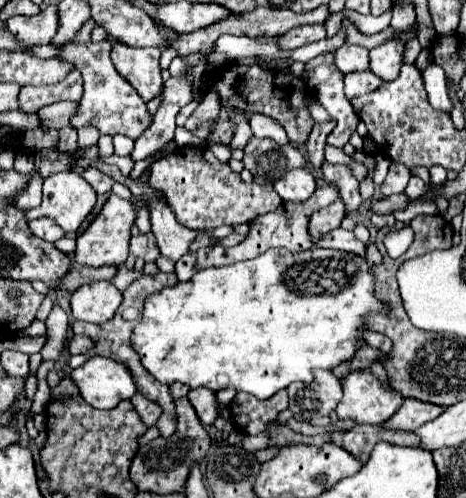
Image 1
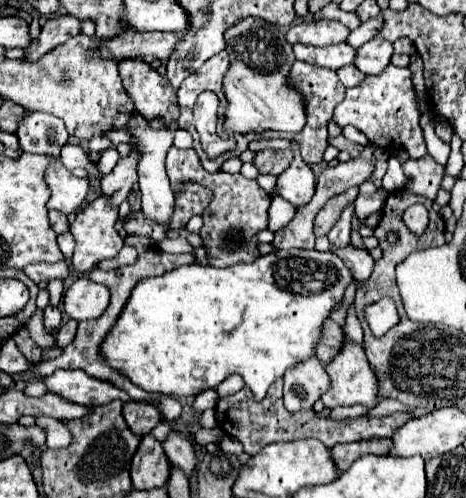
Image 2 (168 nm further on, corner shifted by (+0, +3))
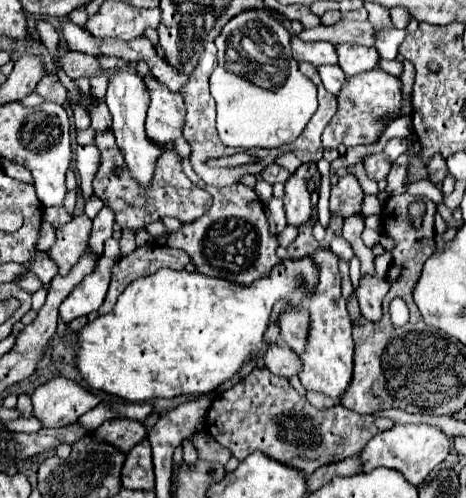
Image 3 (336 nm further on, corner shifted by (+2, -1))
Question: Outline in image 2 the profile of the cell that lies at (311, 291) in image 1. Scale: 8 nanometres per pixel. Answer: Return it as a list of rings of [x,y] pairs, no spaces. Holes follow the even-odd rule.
[[[278,250],[276,254],[268,254],[268,256],[260,256],[256,262],[252,264],[238,264],[232,268],[214,268],[214,266],[198,266],[198,264],[190,264],[190,266],[180,266],[168,274],[162,276],[154,276],[154,278],[144,278],[140,280],[132,292],[130,298],[126,302],[126,308],[120,312],[116,324],[110,328],[108,336],[102,340],[100,350],[102,356],[106,360],[106,364],[110,368],[114,368],[116,372],[120,372],[122,376],[128,376],[132,384],[136,384],[138,388],[146,390],[146,392],[158,392],[158,394],[168,394],[168,396],[196,396],[200,390],[208,390],[208,388],[216,388],[226,376],[230,374],[240,374],[246,382],[246,386],[252,390],[256,400],[262,400],[266,396],[268,386],[278,380],[284,370],[292,368],[298,362],[304,362],[306,358],[314,356],[314,348],[320,340],[320,328],[322,322],[328,318],[330,310],[342,300],[346,286],[352,282],[352,274],[350,270],[344,266],[344,262],[332,254],[332,252],[316,252],[316,250]]]

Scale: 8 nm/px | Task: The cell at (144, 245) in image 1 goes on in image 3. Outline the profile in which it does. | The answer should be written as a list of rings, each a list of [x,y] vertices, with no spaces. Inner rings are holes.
[[[98,132],[94,144],[100,148],[100,168],[96,172],[96,178],[92,182],[96,196],[100,196],[106,204],[110,204],[110,208],[114,208],[116,214],[116,224],[122,230],[132,230],[138,232],[142,228],[146,228],[152,222],[162,220],[164,216],[176,216],[182,224],[194,222],[200,216],[204,216],[210,206],[212,206],[212,196],[204,190],[200,190],[198,186],[194,186],[186,174],[182,174],[178,168],[178,154],[174,150],[164,152],[158,158],[156,164],[156,172],[154,172],[154,188],[142,188],[138,186],[138,182],[126,172],[126,164],[122,160],[122,152],[116,146],[114,134],[112,132]],[[114,168],[122,168],[122,174],[114,174]]]

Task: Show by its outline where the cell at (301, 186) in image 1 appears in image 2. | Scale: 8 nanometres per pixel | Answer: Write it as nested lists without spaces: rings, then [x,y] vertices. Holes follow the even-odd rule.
[[[300,156],[294,158],[288,170],[278,176],[278,186],[274,192],[296,208],[308,204],[308,200],[314,196],[314,174],[310,166],[304,164]]]

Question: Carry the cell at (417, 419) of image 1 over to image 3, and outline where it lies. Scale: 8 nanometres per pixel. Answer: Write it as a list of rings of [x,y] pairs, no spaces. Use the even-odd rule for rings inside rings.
[[[256,366],[234,388],[218,394],[210,406],[210,414],[206,414],[206,432],[228,448],[234,458],[244,460],[248,454],[260,450],[274,460],[302,468],[306,474],[312,474],[322,464],[360,454],[370,438],[392,426],[394,422],[388,418],[362,416],[342,404],[318,410],[300,398],[286,378],[274,376],[266,366]]]

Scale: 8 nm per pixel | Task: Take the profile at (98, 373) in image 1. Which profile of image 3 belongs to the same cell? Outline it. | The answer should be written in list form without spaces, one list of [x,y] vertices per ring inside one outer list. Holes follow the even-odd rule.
[[[52,378],[34,390],[32,402],[34,416],[42,420],[44,428],[60,428],[98,406],[100,398],[74,380]]]

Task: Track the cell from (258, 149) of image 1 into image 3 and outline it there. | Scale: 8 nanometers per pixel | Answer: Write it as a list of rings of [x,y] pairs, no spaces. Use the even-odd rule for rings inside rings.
[[[270,164],[266,166],[262,172],[260,172],[260,178],[266,180],[268,184],[274,184],[274,182],[286,182],[286,178],[290,176],[290,172],[278,164]]]

